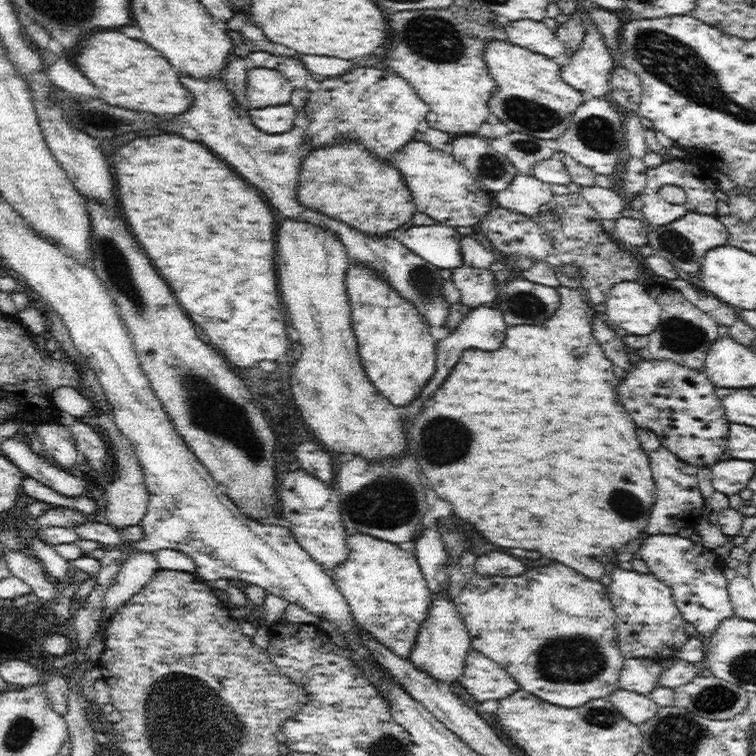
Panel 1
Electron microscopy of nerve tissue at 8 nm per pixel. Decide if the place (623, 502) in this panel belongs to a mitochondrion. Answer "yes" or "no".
yes

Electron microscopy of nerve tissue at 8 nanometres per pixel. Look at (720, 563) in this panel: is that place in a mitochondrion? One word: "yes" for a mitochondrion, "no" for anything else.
no

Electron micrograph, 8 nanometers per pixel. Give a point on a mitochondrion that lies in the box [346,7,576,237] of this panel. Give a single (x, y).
(429, 37)

